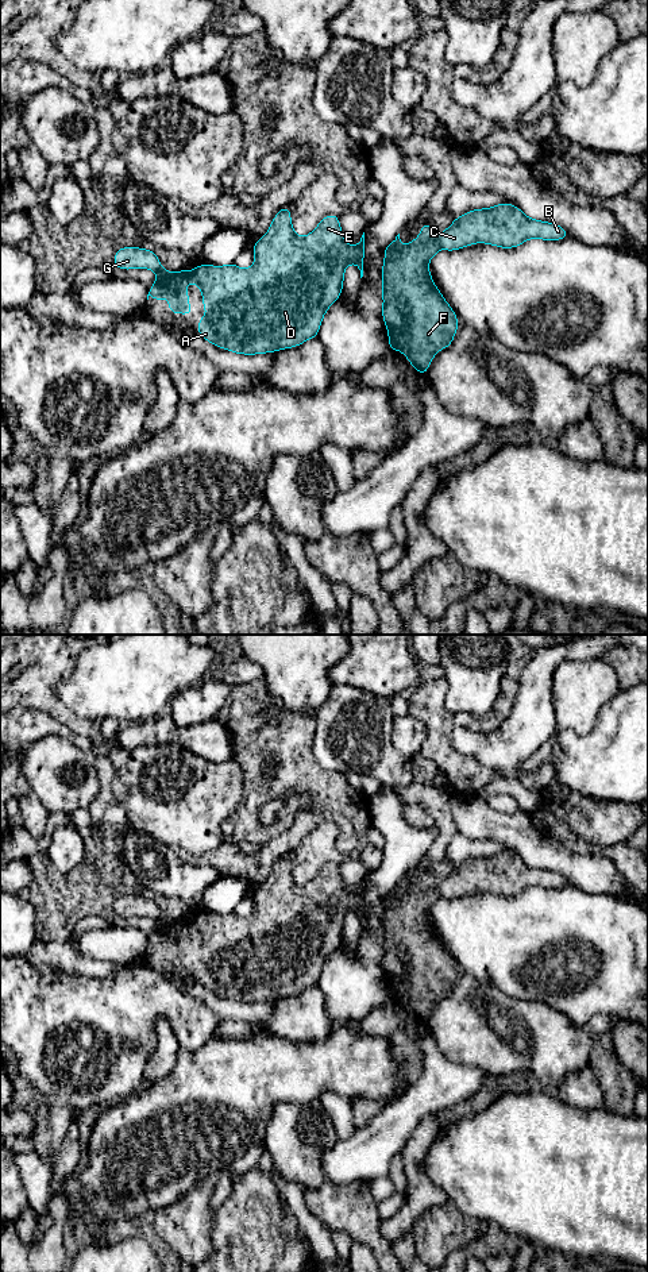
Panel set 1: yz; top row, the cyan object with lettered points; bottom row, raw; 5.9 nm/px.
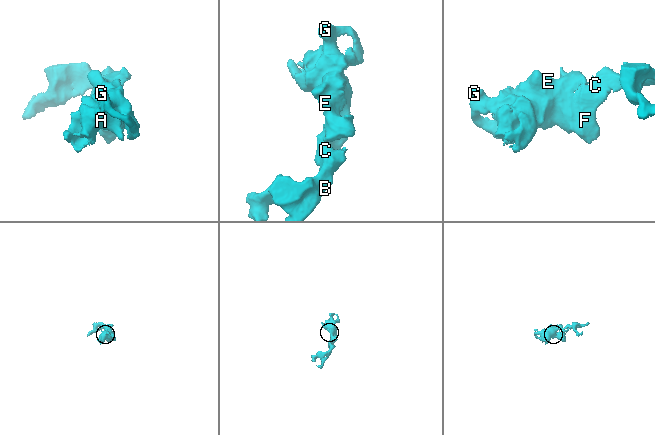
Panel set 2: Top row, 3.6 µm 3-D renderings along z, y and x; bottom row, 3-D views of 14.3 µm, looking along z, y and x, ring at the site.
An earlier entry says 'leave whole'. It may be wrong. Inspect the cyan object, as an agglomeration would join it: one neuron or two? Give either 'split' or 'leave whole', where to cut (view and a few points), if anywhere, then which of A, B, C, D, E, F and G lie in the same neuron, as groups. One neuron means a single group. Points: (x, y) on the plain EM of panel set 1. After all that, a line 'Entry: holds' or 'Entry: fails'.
leave whole | no cut | A B C D E F G
Entry: holds

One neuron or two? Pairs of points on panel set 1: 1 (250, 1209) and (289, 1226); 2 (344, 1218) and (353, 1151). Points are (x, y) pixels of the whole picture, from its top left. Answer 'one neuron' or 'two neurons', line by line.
1: two neurons
2: two neurons

